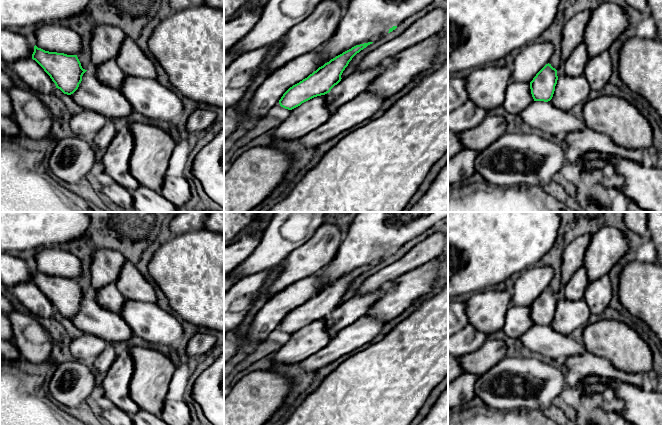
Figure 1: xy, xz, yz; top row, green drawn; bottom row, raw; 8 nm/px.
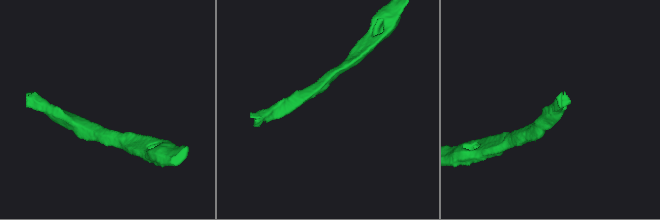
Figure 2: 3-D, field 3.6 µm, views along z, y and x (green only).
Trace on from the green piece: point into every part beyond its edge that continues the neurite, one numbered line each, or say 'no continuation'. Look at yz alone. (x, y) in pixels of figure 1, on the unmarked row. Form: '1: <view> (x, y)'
no continuation

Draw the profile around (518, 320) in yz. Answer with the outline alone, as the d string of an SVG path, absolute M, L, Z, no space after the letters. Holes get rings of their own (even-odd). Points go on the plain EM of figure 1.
M510 305L502 331L509 338L519 339L533 325L530 307Z

